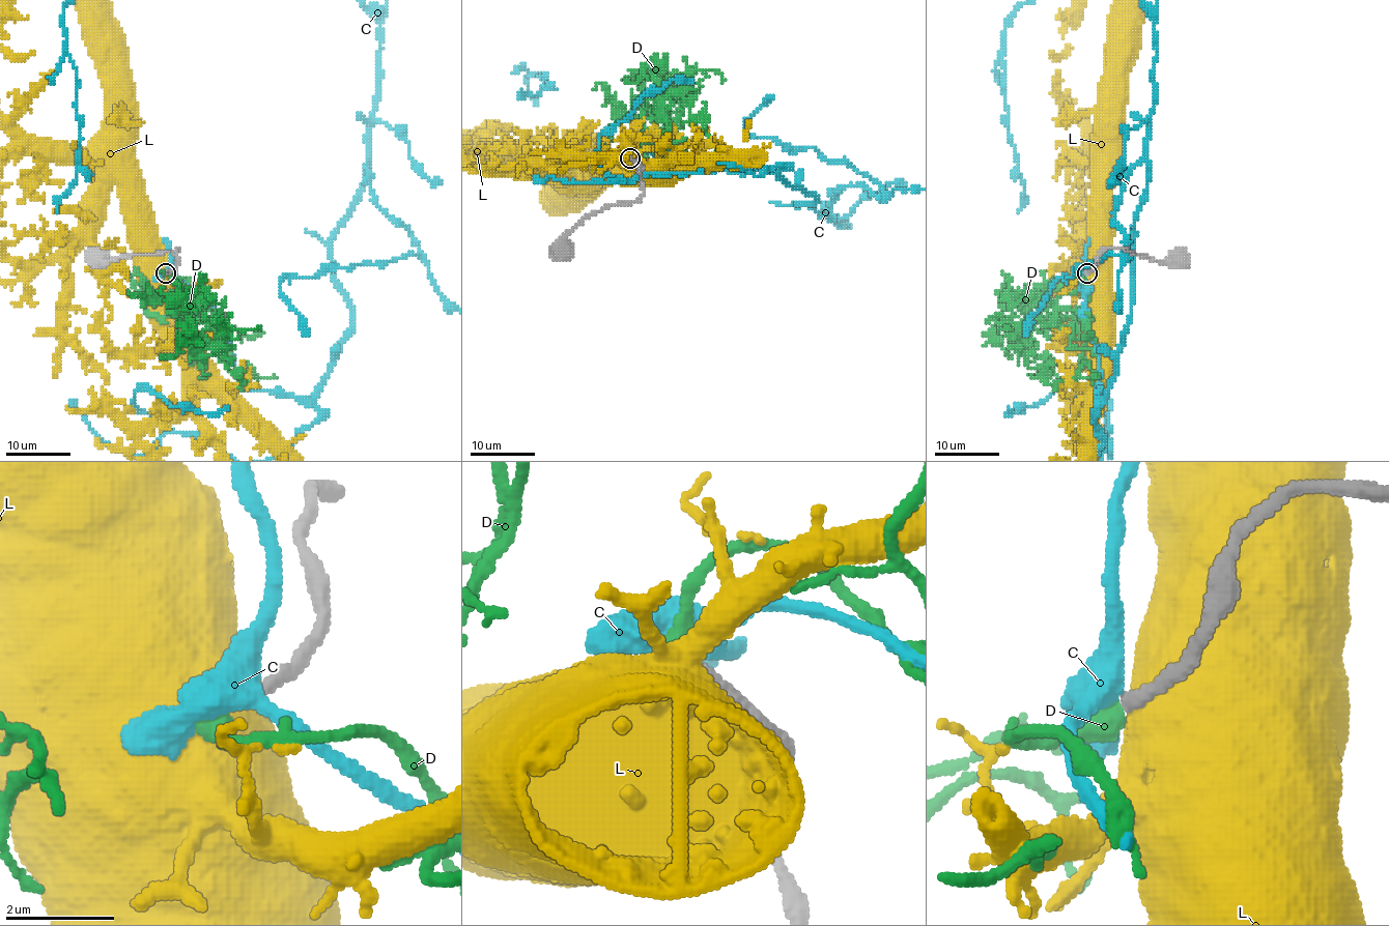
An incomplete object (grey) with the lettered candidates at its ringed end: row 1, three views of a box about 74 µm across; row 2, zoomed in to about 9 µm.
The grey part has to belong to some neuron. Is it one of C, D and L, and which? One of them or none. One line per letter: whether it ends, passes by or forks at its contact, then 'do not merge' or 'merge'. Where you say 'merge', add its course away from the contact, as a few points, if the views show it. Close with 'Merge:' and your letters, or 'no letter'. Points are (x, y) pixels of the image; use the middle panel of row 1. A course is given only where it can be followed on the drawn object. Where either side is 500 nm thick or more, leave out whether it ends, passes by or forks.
C: do not merge
D: it ends; do not merge
L: do not merge
Merge: no letter

